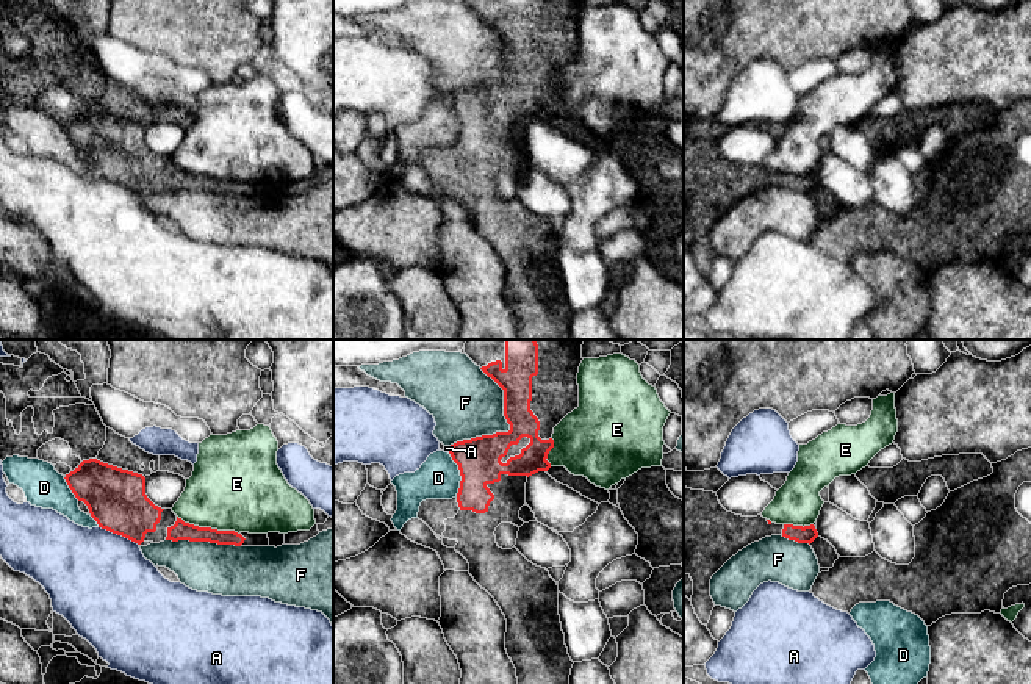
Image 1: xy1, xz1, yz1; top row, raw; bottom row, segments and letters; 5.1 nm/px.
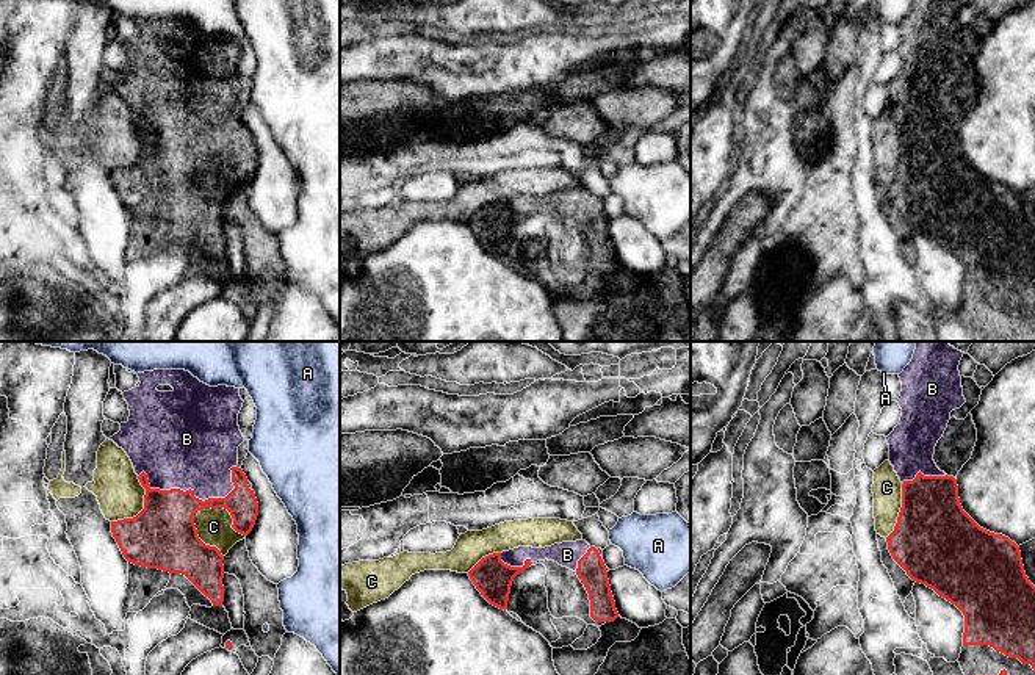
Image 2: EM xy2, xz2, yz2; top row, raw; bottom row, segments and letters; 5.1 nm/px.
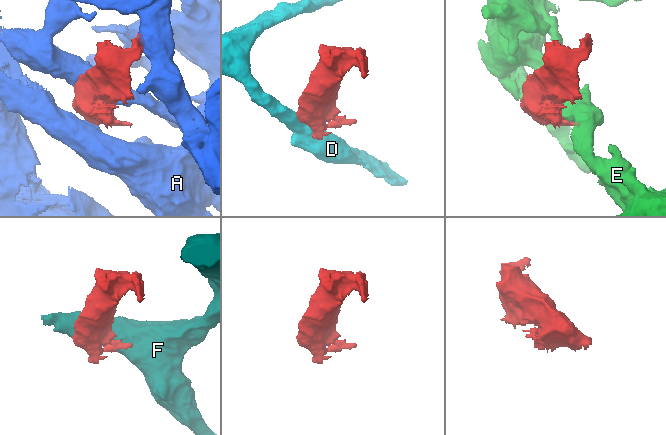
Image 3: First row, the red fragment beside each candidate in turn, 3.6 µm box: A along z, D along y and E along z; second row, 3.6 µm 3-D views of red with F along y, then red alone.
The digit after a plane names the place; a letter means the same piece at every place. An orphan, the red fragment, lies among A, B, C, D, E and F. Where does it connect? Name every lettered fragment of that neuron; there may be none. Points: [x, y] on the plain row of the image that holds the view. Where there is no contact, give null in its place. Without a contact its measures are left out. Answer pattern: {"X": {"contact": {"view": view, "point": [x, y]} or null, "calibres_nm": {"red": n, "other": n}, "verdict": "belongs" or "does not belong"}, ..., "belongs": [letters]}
{"A": {"contact": {"view": "xy1", "point": [119, 183]}, "calibres_nm": {"red": 300, "other": 500}, "verdict": "does not belong"}, "B": {"contact": {"view": "xy2", "point": [187, 140]}, "calibres_nm": {"red": 320, "other": 480}, "verdict": "belongs"}, "C": {"contact": {"view": "xy2", "point": [224, 157]}, "calibres_nm": {"red": 200, "other": 180}, "verdict": "does not belong"}, "D": {"contact": {"view": "xz1", "point": [460, 124]}, "calibres_nm": {"red": 220, "other": 220}, "verdict": "does not belong"}, "E": {"contact": {"view": "xy1", "point": [208, 177]}, "calibres_nm": {"red": 100, "other": 440}, "verdict": "does not belong"}, "F": {"contact": {"view": "xz1", "point": [510, 79]}, "calibres_nm": {"red": 220, "other": 340}, "verdict": "does not belong"}, "belongs": ["B"]}

